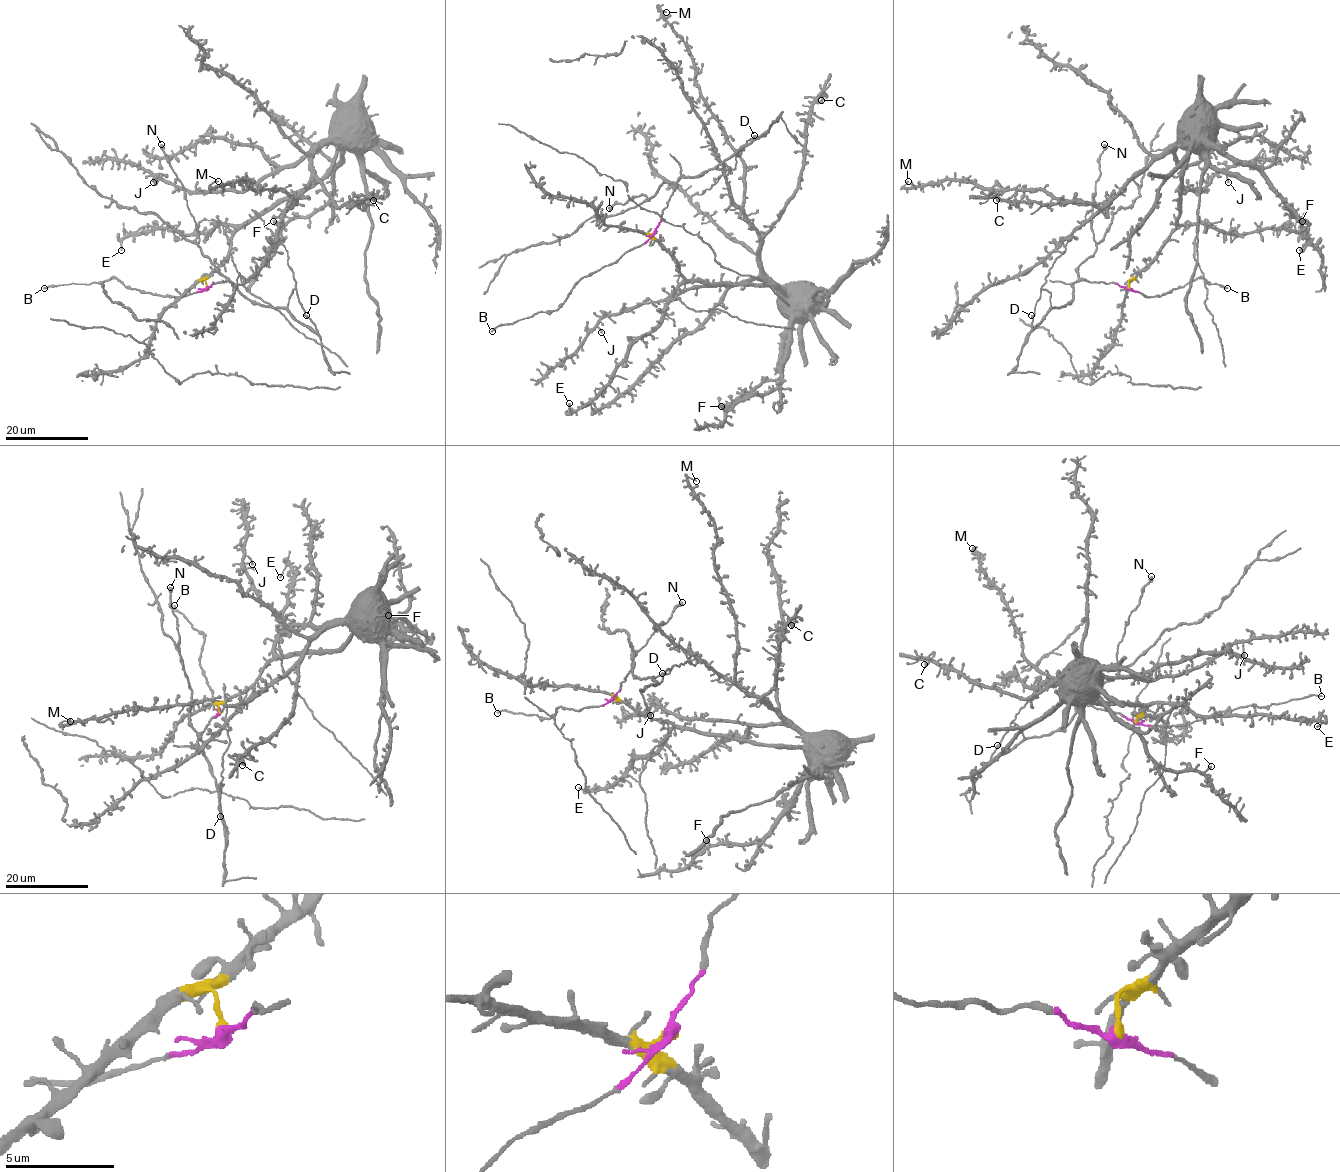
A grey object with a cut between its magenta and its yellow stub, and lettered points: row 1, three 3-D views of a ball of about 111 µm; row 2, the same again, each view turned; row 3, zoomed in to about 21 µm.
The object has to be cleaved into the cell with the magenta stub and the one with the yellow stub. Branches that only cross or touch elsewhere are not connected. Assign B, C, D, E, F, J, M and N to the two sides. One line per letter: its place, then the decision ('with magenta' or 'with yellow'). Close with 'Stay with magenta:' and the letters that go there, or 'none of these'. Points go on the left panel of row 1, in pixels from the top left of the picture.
B: at (44, 288); with magenta
C: at (373, 200); with yellow
D: at (306, 315); with magenta
E: at (121, 250); with yellow
F: at (273, 221); with yellow
J: at (153, 182); with yellow
M: at (218, 181); with yellow
N: at (161, 144); with magenta
Stay with magenta: B, D, N

